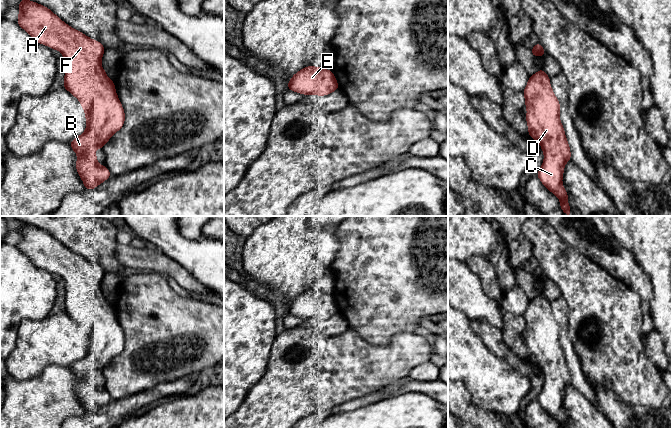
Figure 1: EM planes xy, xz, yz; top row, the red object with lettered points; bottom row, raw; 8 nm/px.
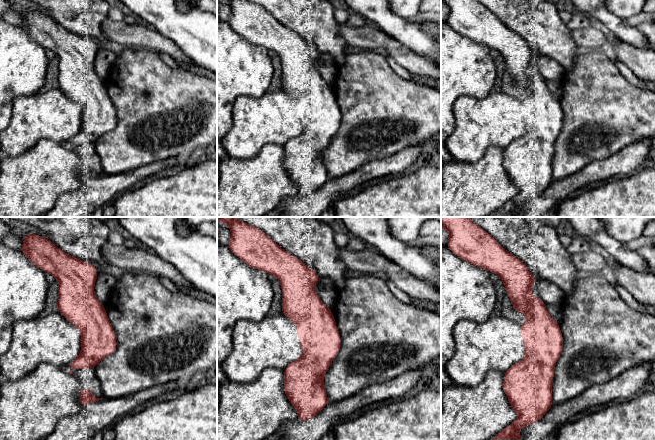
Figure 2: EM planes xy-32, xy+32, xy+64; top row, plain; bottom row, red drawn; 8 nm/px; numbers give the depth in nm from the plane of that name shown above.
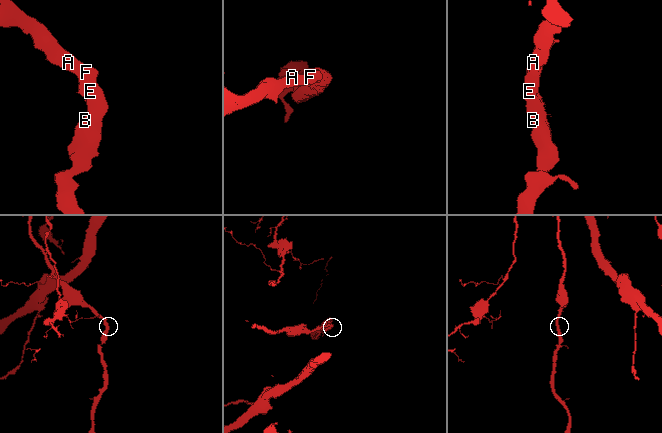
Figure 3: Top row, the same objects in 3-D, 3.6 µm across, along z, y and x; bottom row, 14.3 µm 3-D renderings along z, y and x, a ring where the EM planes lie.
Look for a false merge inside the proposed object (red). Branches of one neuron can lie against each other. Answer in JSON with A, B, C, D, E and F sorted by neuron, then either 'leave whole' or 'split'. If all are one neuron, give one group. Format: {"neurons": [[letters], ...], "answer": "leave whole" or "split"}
{"neurons": [["A", "B", "C", "D", "E", "F"]], "answer": "leave whole"}

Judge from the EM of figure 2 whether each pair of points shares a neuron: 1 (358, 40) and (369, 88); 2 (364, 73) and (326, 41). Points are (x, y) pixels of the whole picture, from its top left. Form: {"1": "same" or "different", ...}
{"1": "different", "2": "different"}

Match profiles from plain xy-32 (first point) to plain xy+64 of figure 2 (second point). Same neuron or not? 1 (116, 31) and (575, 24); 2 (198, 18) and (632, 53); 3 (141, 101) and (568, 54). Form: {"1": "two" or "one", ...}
{"1": "two", "2": "two", "3": "two"}

